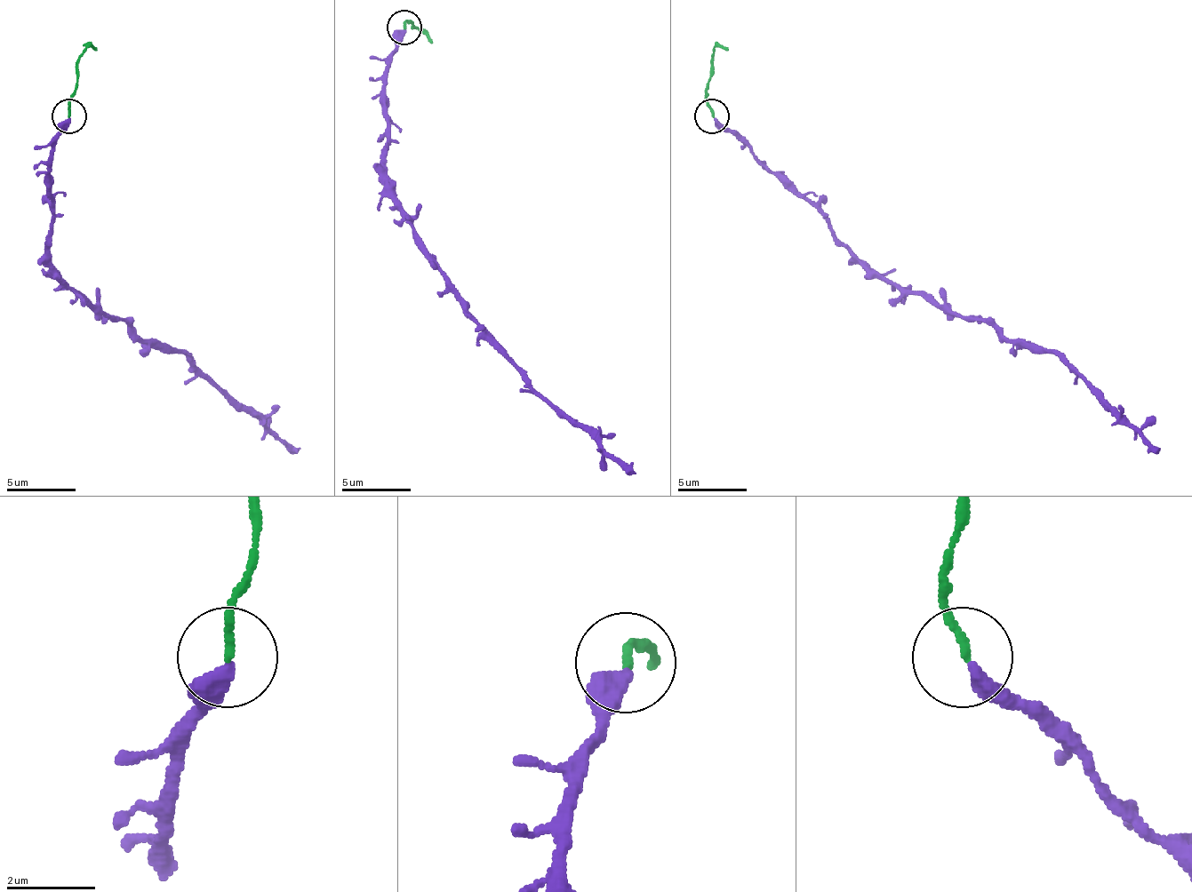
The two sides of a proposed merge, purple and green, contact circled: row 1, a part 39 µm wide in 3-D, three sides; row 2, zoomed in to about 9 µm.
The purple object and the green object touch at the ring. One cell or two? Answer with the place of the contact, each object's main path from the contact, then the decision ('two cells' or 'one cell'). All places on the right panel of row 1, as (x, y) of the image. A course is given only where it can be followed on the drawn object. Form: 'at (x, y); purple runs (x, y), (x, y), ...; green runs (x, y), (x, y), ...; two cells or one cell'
at (712, 116); purple runs (713, 118), (757, 156), (865, 264), (958, 315), (989, 319), (1011, 340), (1052, 350), (1139, 434), (1159, 447); green runs (713, 115), (706, 91), (709, 59), (716, 46), (726, 50); two cells

